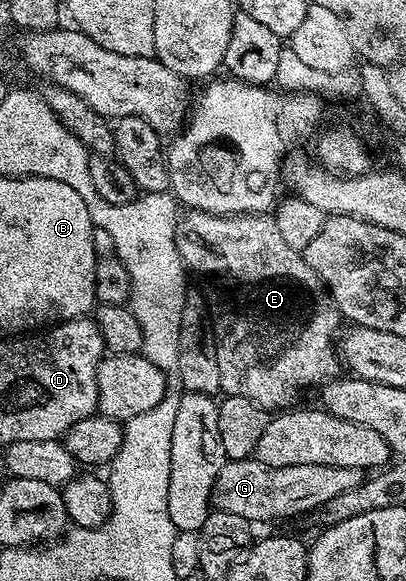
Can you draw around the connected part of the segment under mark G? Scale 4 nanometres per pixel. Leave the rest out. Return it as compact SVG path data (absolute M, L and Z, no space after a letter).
M251 458L249 460L227 460L226 465L220 470L220 474L216 474L216 482L214 483L214 489L210 495L210 503L217 511L227 512L228 514L240 514L240 518L251 522L257 522L257 520L274 520L277 516L296 516L300 512L313 513L315 510L322 507L324 502L328 502L328 498L336 498L336 494L344 494L344 490L352 490L356 486L360 486L364 479L363 469L349 468L348 466L268 466L267 464L261 464L258 459Z

